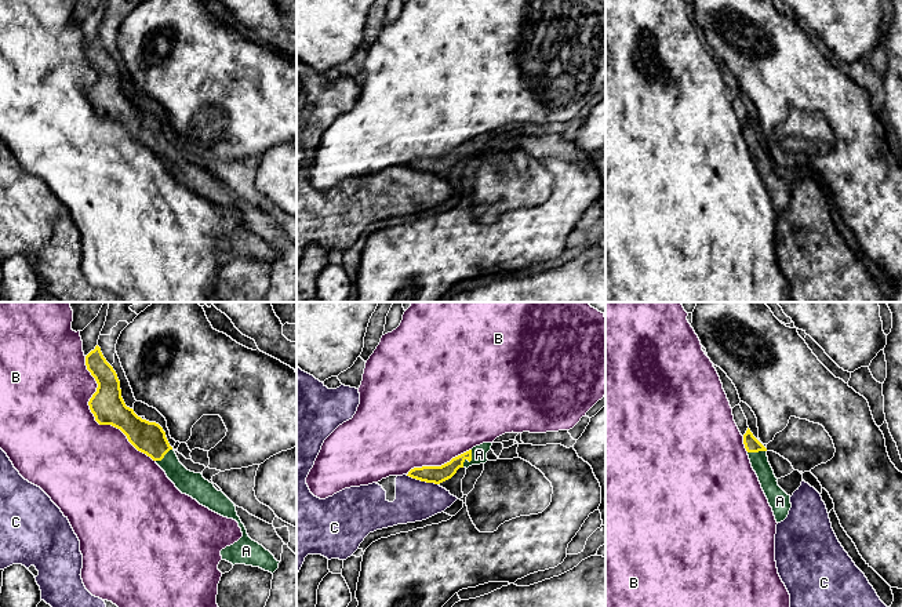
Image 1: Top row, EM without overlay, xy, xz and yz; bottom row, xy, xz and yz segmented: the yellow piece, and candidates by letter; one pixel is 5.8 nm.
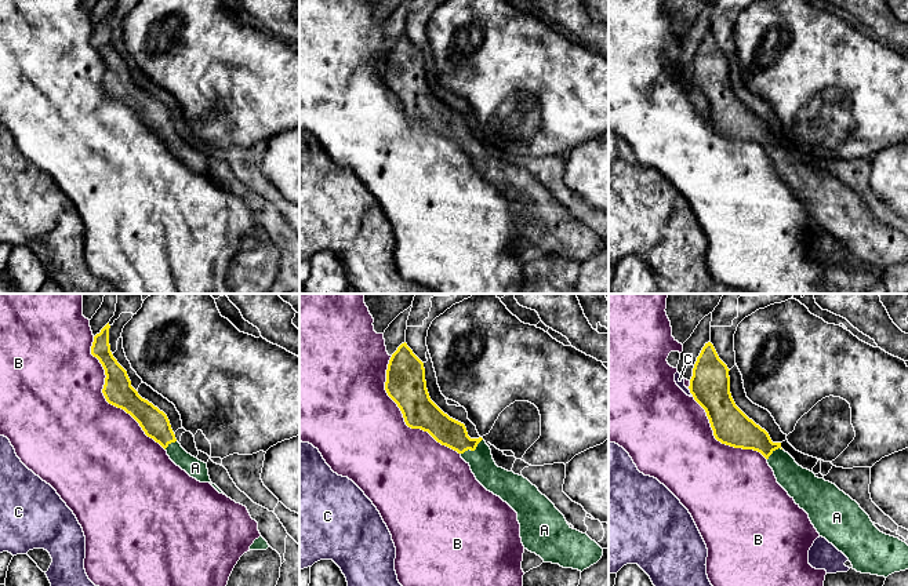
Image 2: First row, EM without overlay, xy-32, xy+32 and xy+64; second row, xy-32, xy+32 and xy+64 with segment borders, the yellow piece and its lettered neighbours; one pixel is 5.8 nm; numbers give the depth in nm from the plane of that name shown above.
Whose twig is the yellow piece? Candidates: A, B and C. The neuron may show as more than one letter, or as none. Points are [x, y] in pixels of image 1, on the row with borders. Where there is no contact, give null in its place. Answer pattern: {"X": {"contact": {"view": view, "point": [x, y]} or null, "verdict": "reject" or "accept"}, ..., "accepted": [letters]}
{"A": {"contact": {"view": "xz", "point": [469, 461]}, "verdict": "accept"}, "B": {"contact": {"view": "xy", "point": [95, 418]}, "verdict": "reject"}, "C": {"contact": {"view": "xz", "point": [422, 480]}, "verdict": "reject"}, "accepted": ["A"]}

